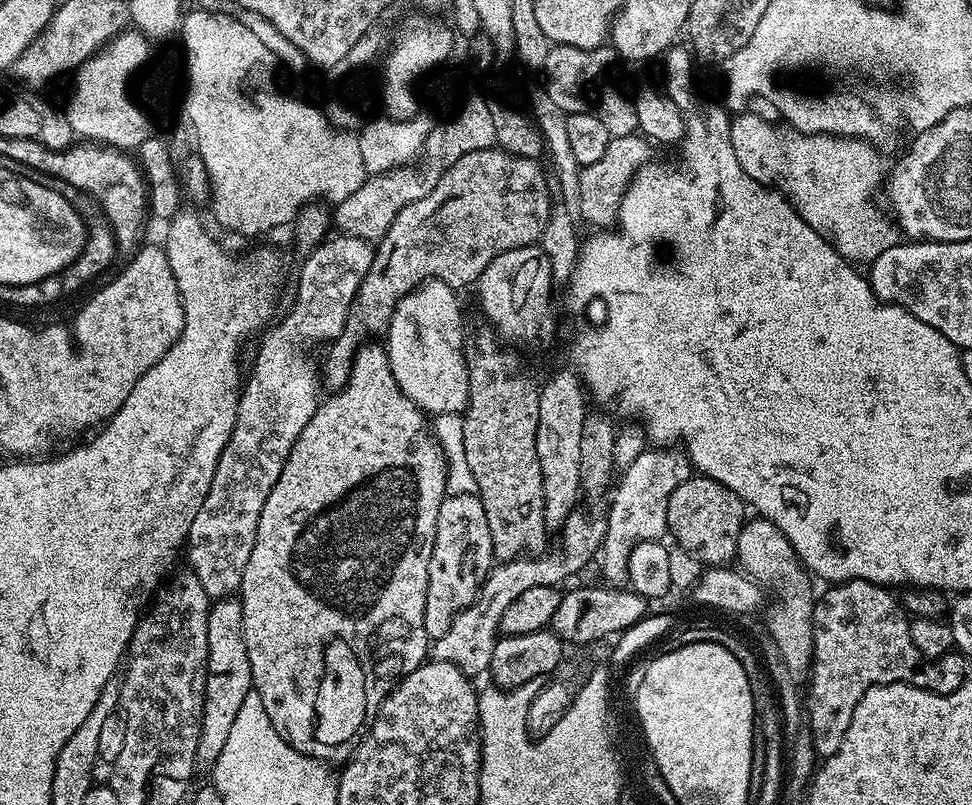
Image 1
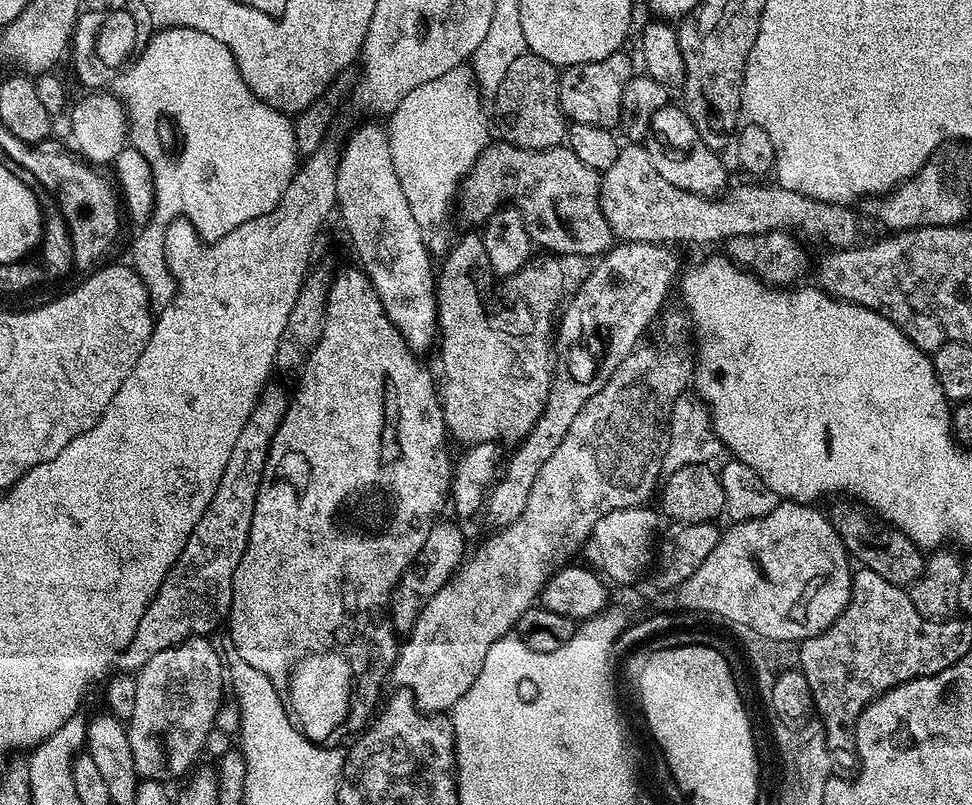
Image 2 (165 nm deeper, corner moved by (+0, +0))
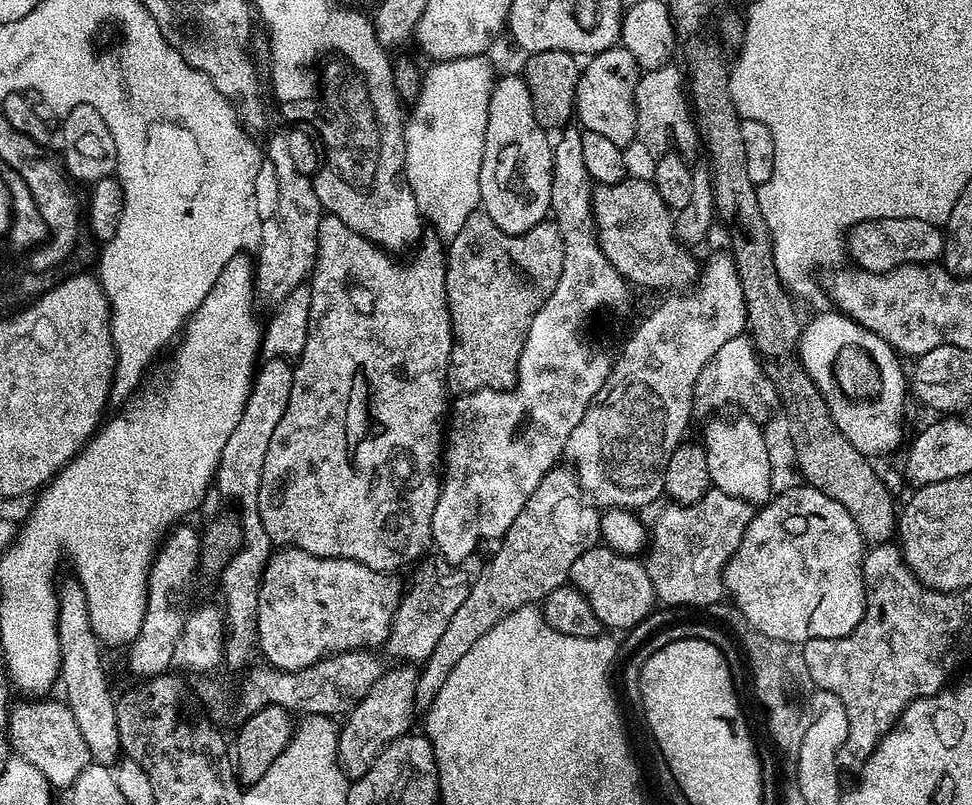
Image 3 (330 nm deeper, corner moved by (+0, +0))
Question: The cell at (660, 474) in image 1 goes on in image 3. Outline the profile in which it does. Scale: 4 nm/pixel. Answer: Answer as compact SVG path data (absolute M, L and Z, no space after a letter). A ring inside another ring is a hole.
M744 334L725 342L715 352L714 358L710 358L706 366L702 366L702 374L698 374L694 382L692 406L697 417L711 417L715 413L712 412L715 408L724 408L727 404L741 404L744 407L741 409L752 417L755 424L761 426L767 423L771 416L781 411L774 382L765 374L755 344Z

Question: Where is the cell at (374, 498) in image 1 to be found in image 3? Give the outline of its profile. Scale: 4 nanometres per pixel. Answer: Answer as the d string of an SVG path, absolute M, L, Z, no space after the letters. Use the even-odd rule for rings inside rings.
M327 214L321 218L316 264L310 275L313 301L310 302L306 346L292 369L290 402L286 402L286 414L282 414L282 422L278 422L274 429L270 446L266 450L266 462L262 462L258 514L273 545L301 548L315 556L338 556L341 560L357 560L370 566L375 572L392 574L400 570L396 568L404 568L412 563L415 565L421 559L419 556L432 544L432 515L440 497L442 483L442 437L446 432L446 413L450 408L450 396L444 393L444 384L446 385L448 363L452 357L452 315L448 312L446 298L445 245L435 235L428 234L419 241L412 254L408 268L404 264L396 264L395 255L371 244L362 234L350 230L350 226L342 222L342 218Z

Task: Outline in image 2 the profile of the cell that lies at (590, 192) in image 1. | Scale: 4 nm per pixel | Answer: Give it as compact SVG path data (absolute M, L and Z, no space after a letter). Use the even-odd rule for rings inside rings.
M628 142L600 177L600 205L613 237L620 242L671 245L676 242L672 240L689 240L692 244L712 244L715 240L726 242L731 236L757 236L781 230L806 232L816 240L832 244L828 246L836 250L853 247L859 241L856 239L860 236L860 220L851 207L812 200L772 182L748 183L752 184L729 187L719 198L678 190L678 186L670 186L654 170L654 162L650 162L643 143Z

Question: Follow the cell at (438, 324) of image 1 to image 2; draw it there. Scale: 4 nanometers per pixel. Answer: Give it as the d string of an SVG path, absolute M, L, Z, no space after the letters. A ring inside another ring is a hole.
M364 124L348 140L348 145L340 152L338 170L338 194L336 207L338 216L344 219L344 228L356 247L359 267L368 275L390 322L402 334L402 338L417 354L424 354L428 347L438 340L438 323L436 310L436 278L433 257L424 242L424 234L418 222L410 214L409 203L402 192L402 185L395 173L394 158L391 157L391 142L383 127L376 124Z

